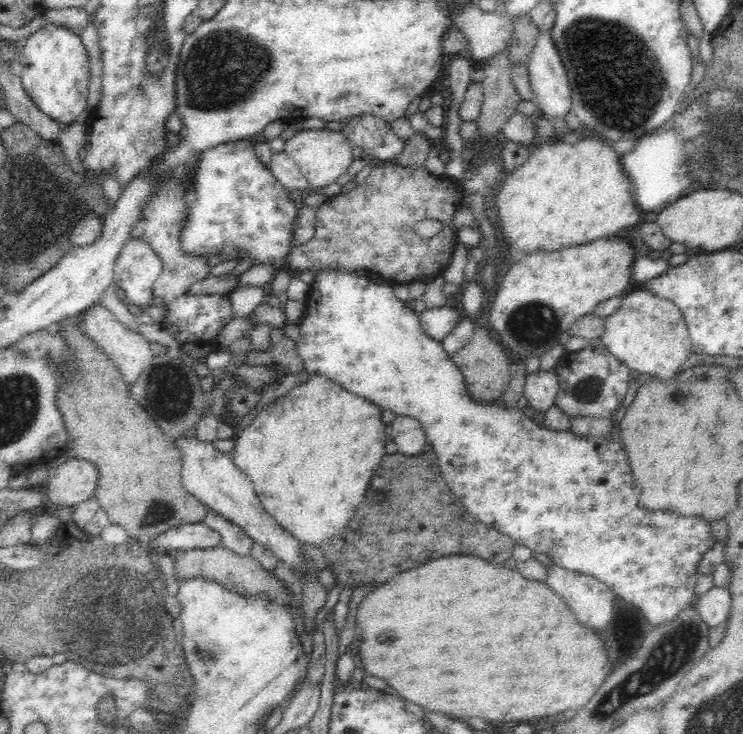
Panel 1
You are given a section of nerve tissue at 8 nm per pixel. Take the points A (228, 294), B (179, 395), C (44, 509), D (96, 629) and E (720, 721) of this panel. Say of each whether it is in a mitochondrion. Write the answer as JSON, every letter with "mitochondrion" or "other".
{"A":"other","B":"mitochondrion","C":"other","D":"mitochondrion","E":"mitochondrion"}

